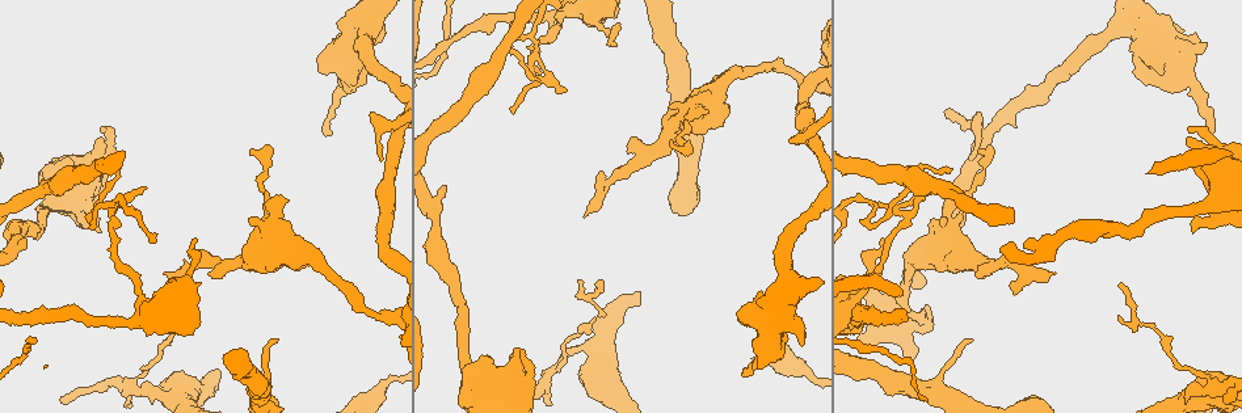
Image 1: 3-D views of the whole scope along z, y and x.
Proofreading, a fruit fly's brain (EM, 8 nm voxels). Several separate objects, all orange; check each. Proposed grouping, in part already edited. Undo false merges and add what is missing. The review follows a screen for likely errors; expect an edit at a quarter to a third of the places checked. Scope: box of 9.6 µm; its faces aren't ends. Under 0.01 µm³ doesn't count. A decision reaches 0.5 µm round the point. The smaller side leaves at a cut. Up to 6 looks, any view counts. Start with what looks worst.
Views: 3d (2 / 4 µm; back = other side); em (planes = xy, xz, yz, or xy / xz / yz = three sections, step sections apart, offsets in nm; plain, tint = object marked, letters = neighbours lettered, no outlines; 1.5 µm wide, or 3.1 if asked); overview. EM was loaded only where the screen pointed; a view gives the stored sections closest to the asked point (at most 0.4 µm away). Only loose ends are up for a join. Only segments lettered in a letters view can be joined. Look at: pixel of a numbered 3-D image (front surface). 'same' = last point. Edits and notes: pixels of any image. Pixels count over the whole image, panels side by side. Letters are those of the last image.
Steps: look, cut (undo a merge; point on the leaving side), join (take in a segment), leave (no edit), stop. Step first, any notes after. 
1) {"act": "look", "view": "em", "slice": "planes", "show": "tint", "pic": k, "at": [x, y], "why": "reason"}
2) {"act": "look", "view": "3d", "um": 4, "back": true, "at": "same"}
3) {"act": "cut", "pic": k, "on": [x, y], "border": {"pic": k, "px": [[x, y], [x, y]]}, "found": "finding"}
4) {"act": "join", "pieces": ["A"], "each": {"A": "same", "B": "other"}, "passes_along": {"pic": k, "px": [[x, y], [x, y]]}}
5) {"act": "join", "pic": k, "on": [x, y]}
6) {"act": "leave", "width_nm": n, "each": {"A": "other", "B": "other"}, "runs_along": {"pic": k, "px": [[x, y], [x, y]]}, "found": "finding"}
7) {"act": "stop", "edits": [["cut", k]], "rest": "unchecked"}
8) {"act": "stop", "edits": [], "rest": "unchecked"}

{"act": "look", "view": "em", "slice": "xy", "step": 4, "show": "plain", "pic": 1, "at": [972, 341], "why": "tapers out"}

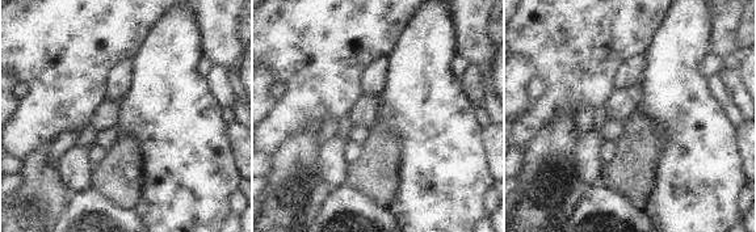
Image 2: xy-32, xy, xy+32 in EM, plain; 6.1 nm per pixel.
{"act": "look", "view": "em", "slice": "xy", "step": 4, "show": "letters", "at": "same"}

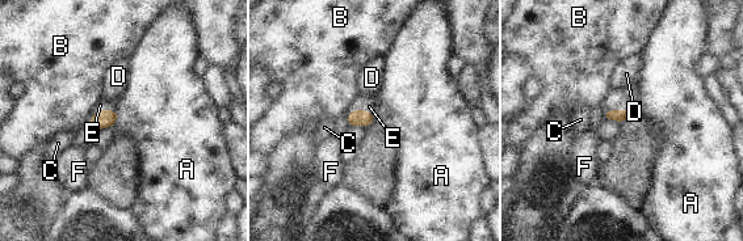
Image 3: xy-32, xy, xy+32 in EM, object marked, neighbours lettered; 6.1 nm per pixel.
{"act": "join", "pieces": ["E"], "width_nm": 80, "each": {"A": "other", "B": "other", "C": "other", "D": "other", "E": "same", "F": "other"}, "passes_along": {"pic": 3, "px": [[618, 115], [617, 110], [622, 98]]}, "found": "the cell continues"}

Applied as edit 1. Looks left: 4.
{"act": "look", "view": "em", "slice": "planes", "show": "letters", "pic": 1, "at": [511, 112], "why": "tapers out"}

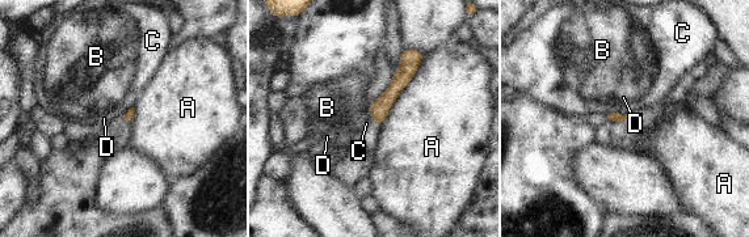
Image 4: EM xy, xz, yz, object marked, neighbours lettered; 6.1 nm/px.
{"act": "leave", "longest_contact_nm": ["A", 550], "each": {"A": "other", "B": "other", "C": "other", "D": "other"}, "found": "no lettered segment goes on from it"}

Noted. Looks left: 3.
{"act": "look", "view": "3d", "um": 2, "pic": 1, "at": [981, 151], "why": "branch stops here"}

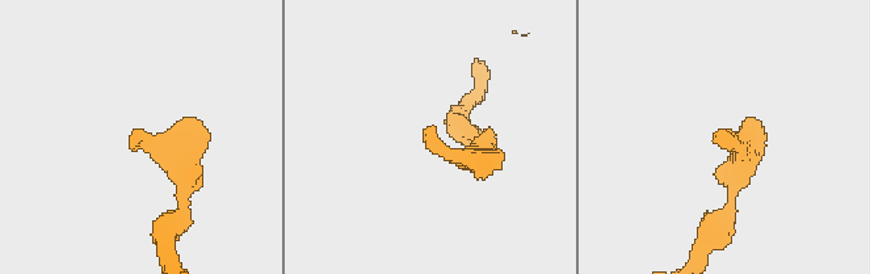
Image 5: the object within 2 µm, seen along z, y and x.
{"act": "look", "view": "em", "slice": "yz", "step": 8, "show": "letters", "pic": 5, "at": [427, 128]}

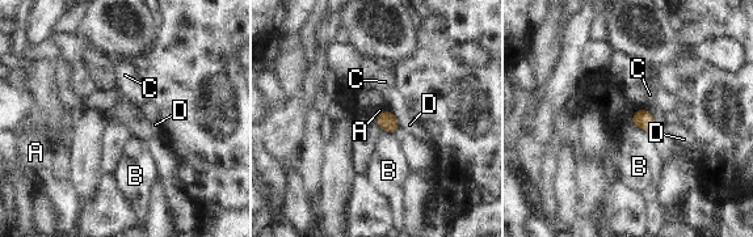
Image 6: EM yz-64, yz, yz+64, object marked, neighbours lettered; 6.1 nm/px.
{"act": "look", "view": "em", "slice": "planes", "show": "letters", "at": "same", "why": "another direction"}

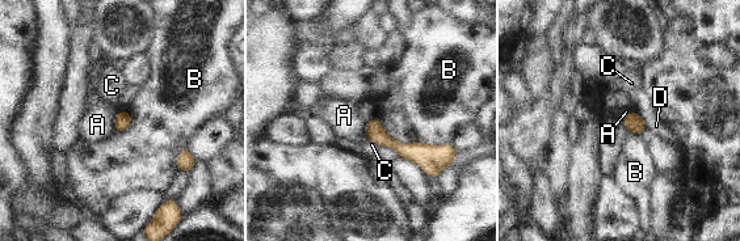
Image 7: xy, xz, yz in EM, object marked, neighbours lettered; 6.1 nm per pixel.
{"act": "leave", "width_nm": 100, "each": {"A": "other", "B": "other", "C": "other", "D": "other"}, "found": "none of them fits"}

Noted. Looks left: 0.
{"act": "stop", "edits": [["join", 3]], "rest": "unchecked"}

